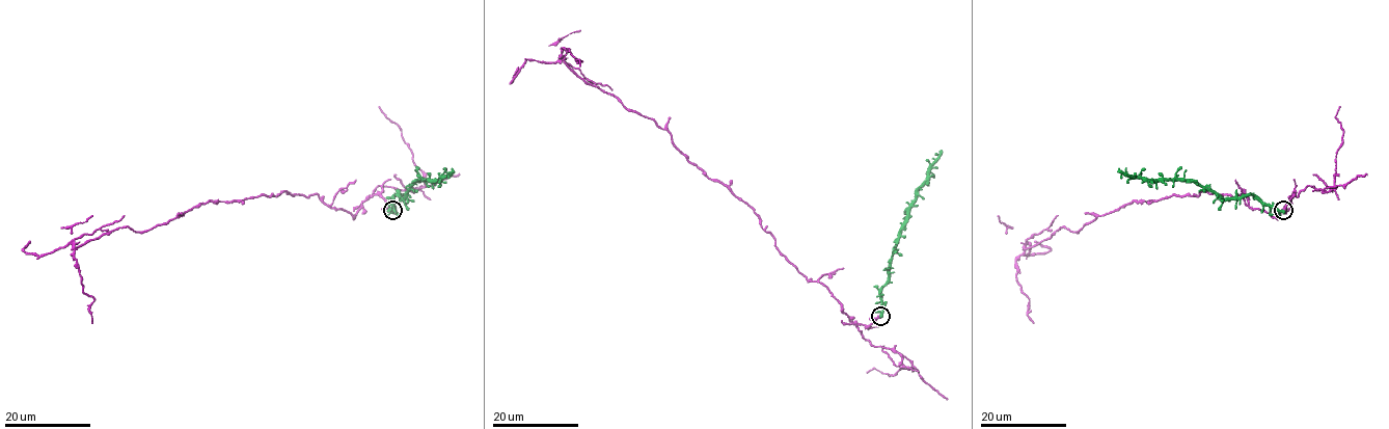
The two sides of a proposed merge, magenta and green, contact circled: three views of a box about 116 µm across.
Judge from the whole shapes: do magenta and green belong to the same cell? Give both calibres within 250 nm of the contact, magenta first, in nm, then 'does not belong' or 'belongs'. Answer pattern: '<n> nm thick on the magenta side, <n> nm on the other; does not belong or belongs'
480 nm thick on the magenta side, 400 nm on the other; does not belong

